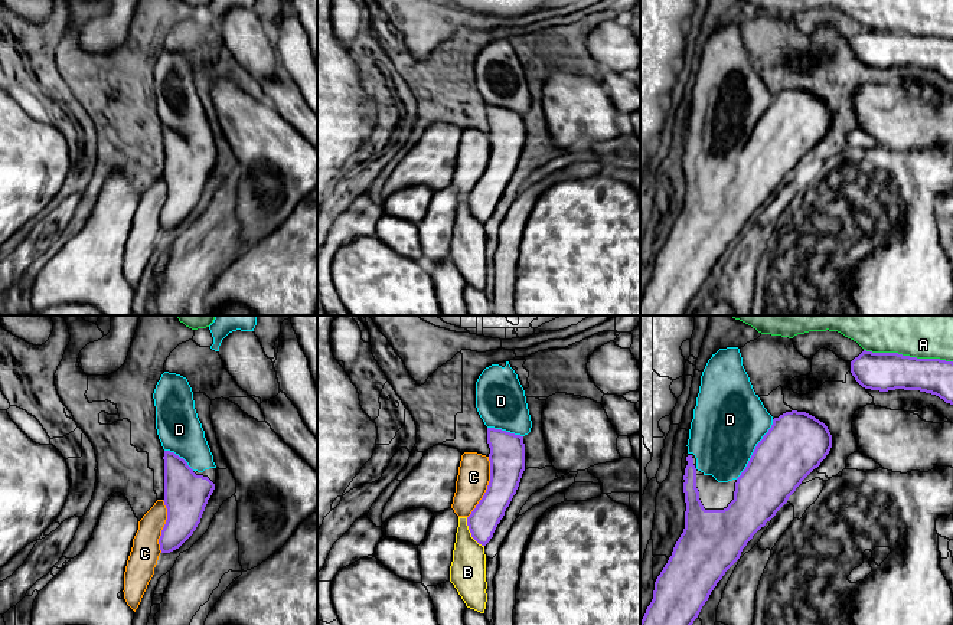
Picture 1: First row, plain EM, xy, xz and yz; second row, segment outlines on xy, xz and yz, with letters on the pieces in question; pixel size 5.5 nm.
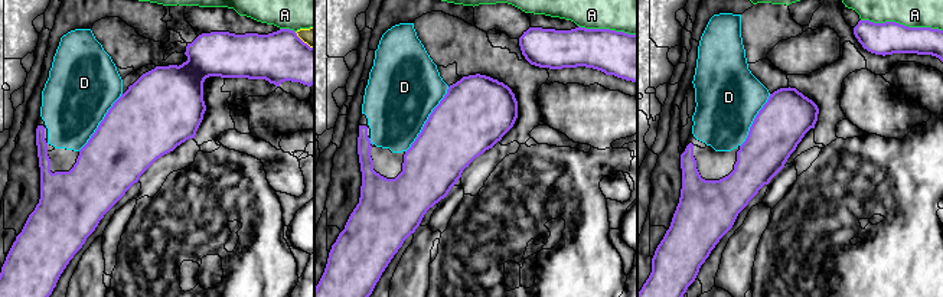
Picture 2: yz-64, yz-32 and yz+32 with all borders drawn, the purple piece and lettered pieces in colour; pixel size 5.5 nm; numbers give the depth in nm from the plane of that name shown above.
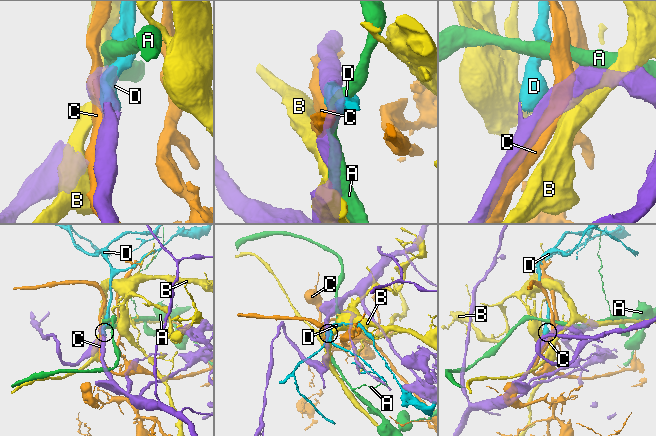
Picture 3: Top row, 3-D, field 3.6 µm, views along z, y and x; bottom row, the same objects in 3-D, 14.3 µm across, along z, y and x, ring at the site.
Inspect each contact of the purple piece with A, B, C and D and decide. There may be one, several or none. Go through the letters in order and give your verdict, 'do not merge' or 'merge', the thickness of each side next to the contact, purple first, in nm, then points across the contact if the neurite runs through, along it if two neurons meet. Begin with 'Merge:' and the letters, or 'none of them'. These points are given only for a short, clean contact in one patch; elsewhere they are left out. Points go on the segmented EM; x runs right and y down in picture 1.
Merge: D
A: do not merge | 220/440 nm
B: do not merge | 160/200 nm
C: do not merge | 200/180 nm
D: merge | 340/400 nm

